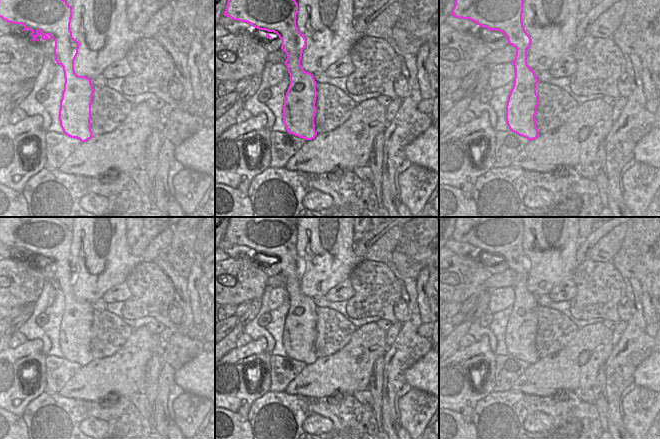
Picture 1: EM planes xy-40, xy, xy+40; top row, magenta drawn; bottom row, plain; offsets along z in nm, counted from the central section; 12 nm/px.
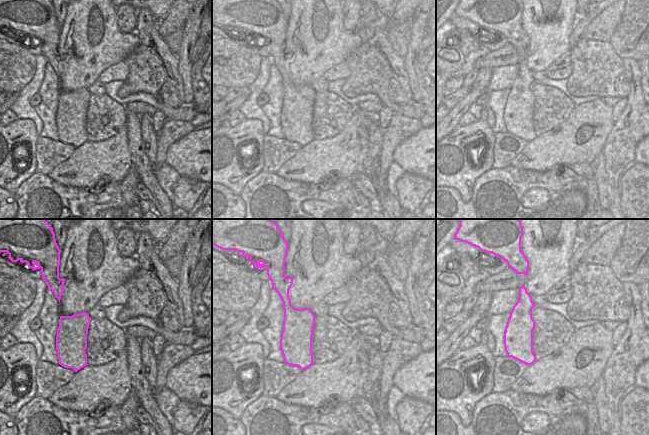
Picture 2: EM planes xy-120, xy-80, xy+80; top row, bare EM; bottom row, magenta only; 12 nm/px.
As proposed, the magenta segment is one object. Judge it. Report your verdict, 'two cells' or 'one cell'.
one cell

